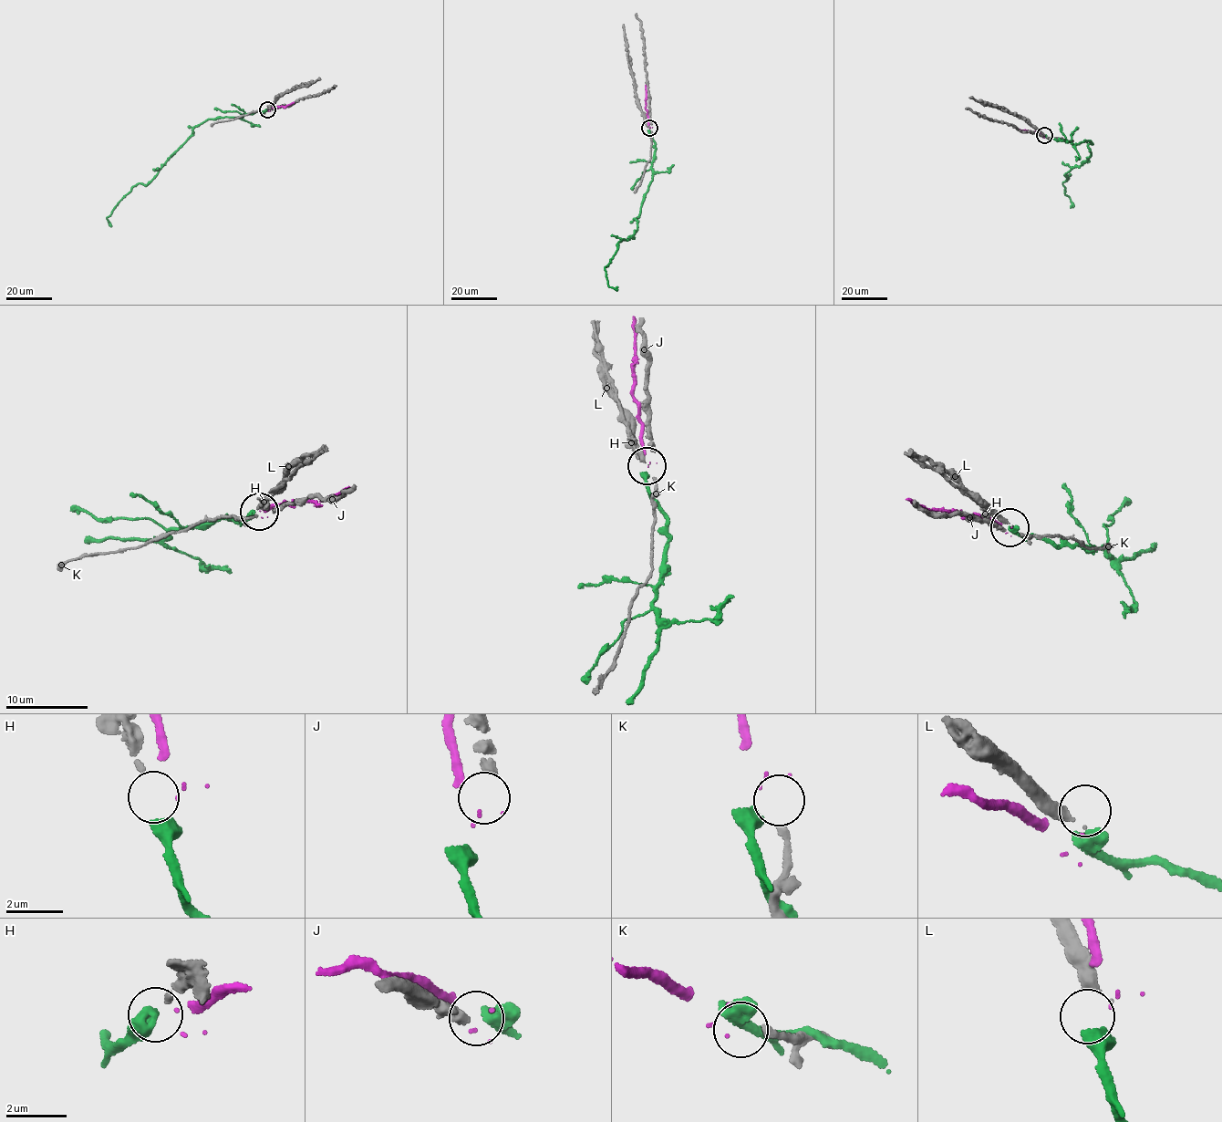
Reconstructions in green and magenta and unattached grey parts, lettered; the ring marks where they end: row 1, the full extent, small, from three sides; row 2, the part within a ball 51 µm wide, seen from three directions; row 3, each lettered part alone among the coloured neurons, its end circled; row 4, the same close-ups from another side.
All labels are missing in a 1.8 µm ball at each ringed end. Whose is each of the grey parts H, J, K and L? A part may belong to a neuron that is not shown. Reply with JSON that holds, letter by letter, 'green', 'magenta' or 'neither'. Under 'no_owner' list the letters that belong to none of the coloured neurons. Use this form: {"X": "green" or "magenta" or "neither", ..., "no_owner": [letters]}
{"H": "green", "J": "neither", "K": "magenta", "L": "neither", "no_owner": ["J", "L"]}

